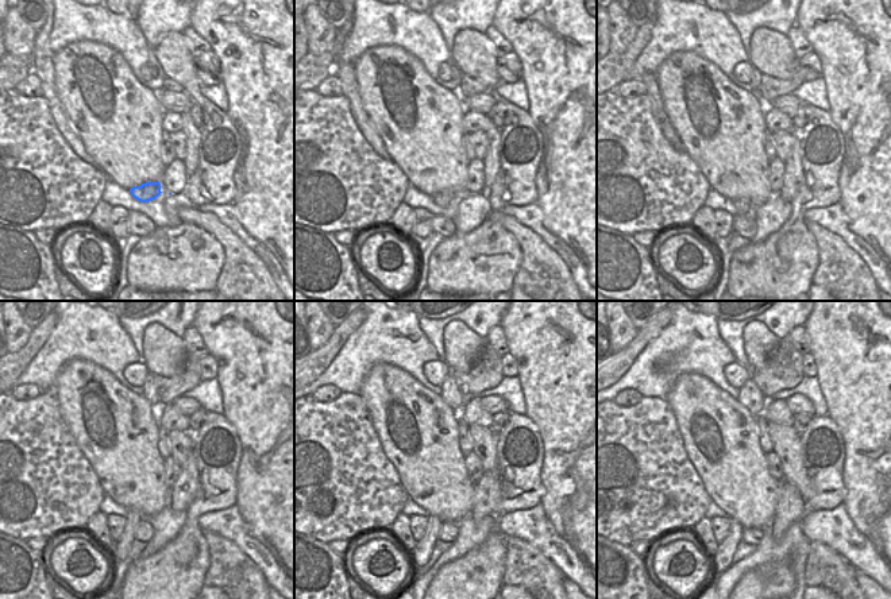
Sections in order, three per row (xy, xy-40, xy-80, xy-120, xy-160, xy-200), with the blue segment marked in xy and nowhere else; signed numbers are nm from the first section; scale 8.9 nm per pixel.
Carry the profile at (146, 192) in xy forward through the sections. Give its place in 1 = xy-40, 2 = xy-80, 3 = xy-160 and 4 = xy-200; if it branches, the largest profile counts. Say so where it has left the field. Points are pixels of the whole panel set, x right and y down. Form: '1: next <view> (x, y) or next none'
1: next xy-40 (442, 198)
2: next xy-80 (744, 207)
3: next xy-160 (420, 555)
4: next xy-200 (722, 559)

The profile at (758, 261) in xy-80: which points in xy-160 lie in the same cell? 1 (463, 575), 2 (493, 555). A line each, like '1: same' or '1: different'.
1: same
2: same

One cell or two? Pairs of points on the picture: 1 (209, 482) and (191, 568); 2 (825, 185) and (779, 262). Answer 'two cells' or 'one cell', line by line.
1: one cell
2: one cell

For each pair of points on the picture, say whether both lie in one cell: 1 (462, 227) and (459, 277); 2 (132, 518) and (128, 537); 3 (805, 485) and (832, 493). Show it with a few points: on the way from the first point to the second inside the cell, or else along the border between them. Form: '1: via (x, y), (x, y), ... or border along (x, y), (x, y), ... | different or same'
1: border along (488, 216), (473, 230), (456, 234) | different
2: via (131, 522), (128, 533) | same
3: border along (802, 455), (810, 482), (810, 497), (805, 502) | different

